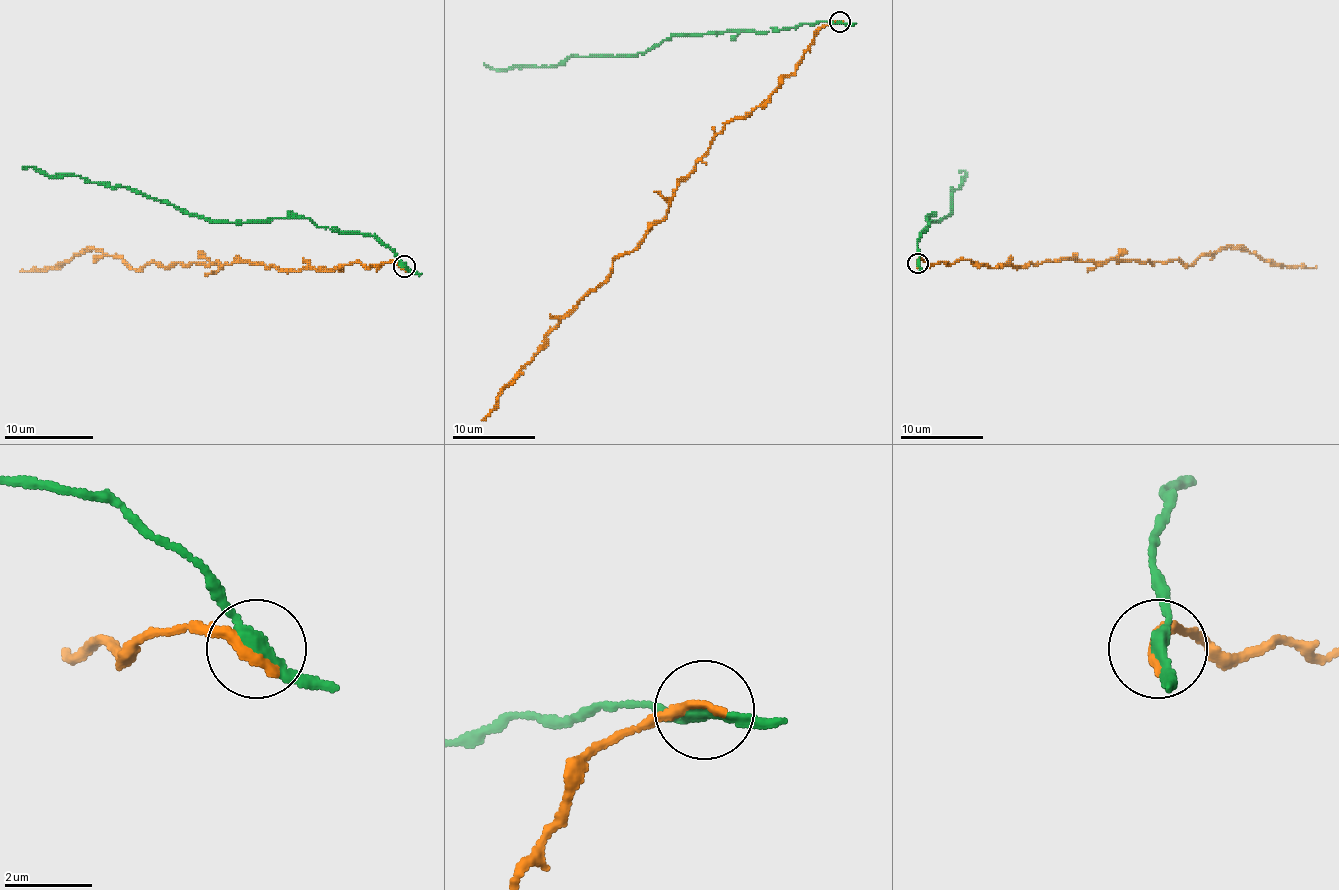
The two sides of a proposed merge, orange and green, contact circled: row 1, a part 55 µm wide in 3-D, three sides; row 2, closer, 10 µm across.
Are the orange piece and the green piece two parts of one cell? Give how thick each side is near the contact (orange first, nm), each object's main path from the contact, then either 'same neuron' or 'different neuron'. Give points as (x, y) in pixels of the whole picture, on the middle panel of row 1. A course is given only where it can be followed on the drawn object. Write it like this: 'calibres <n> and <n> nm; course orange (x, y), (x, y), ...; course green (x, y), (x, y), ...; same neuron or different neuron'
calibres 300 and 280 nm; course orange (839, 21), (822, 27), (766, 100), (725, 125), (666, 214), (612, 262), (481, 420); course green (839, 21), (772, 31), (671, 36), (635, 54), (567, 56), (556, 65), (544, 67), (494, 69), (484, 63); different neuron

